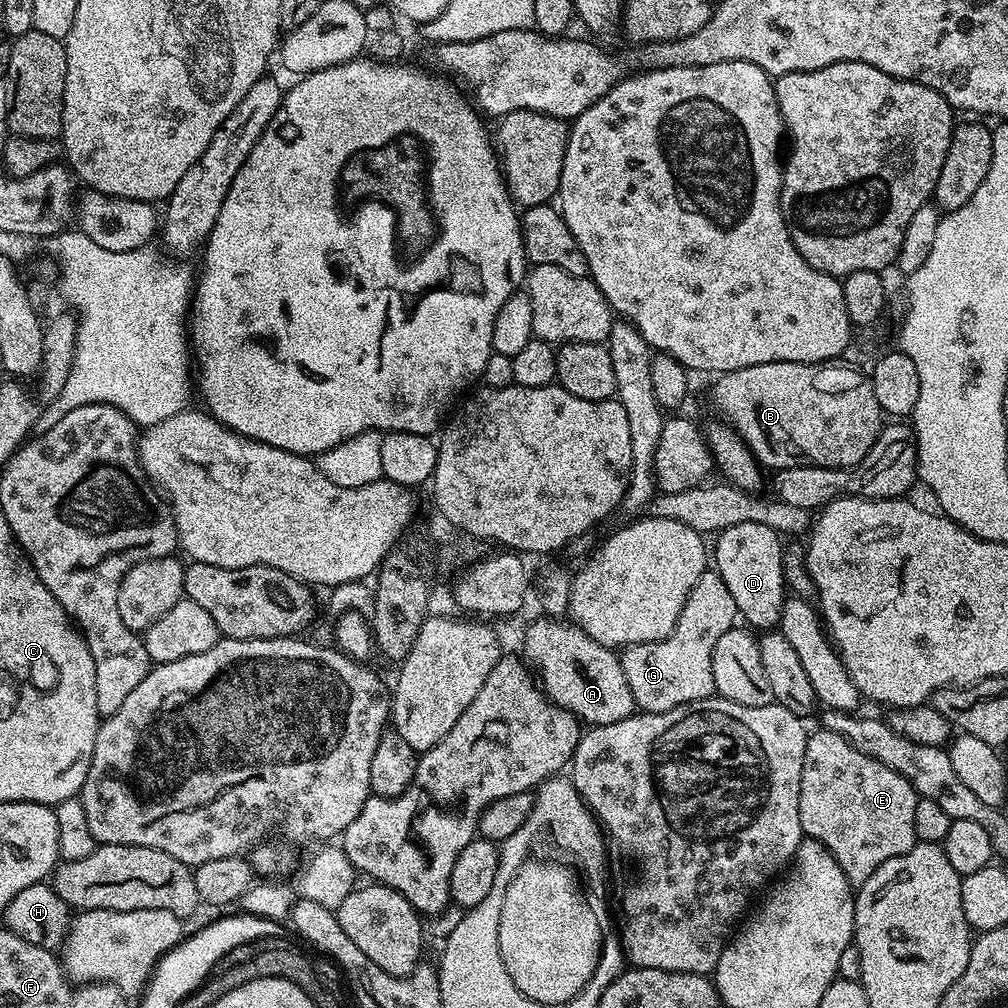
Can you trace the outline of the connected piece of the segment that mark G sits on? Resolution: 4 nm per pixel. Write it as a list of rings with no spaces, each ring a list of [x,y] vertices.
[[[705,570],[694,582],[694,590],[682,606],[682,614],[674,630],[664,640],[649,644],[633,644],[623,649],[620,665],[630,682],[637,709],[645,712],[665,712],[695,700],[707,700],[716,691],[712,669],[712,647],[737,623],[738,613],[726,582],[715,570]]]

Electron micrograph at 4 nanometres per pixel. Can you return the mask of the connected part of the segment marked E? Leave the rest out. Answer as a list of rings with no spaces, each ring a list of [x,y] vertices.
[[[827,730],[813,731],[806,742],[798,818],[809,840],[822,842],[842,866],[849,884],[859,886],[890,858],[906,854],[918,842],[914,830],[917,794],[912,783],[882,762],[862,754],[846,738]]]

